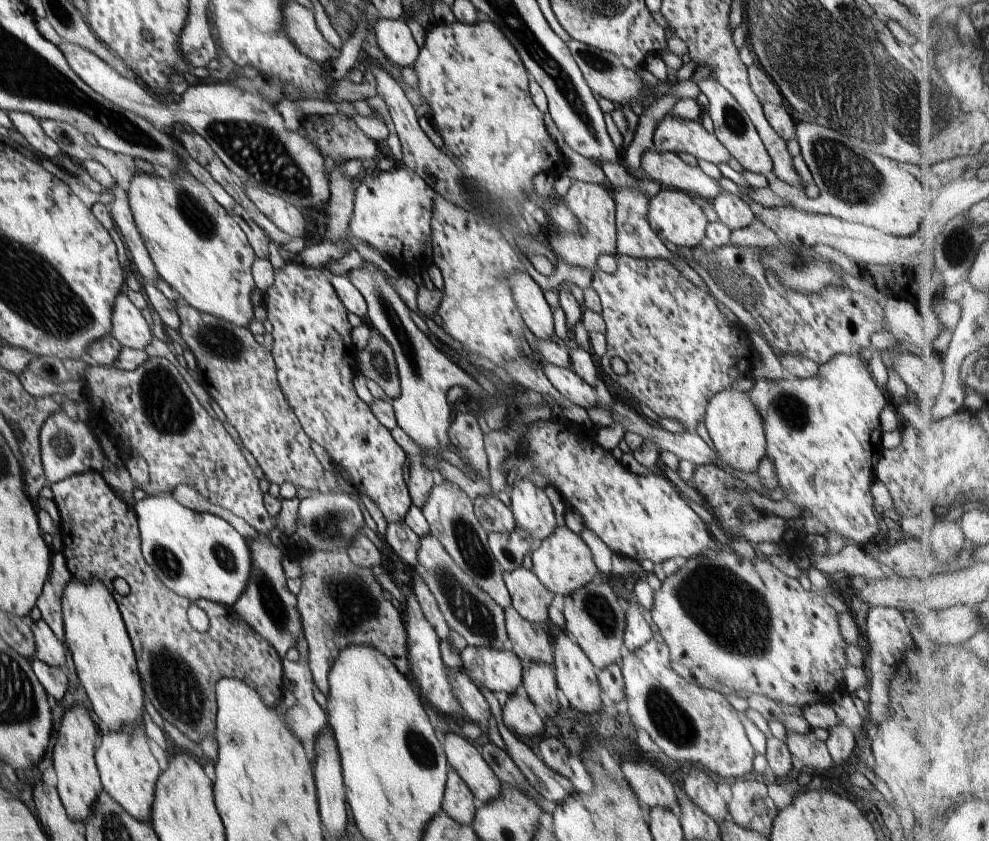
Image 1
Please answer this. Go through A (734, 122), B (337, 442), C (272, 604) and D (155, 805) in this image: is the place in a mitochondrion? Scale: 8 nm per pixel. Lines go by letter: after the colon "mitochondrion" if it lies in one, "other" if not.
A: mitochondrion
B: other
C: mitochondrion
D: other

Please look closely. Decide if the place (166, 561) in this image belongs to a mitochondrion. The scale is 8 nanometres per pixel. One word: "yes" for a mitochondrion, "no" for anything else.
yes

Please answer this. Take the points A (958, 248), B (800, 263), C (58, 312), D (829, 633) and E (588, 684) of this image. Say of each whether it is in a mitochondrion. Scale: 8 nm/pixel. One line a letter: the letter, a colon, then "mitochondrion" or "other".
A: mitochondrion
B: mitochondrion
C: mitochondrion
D: other
E: other

